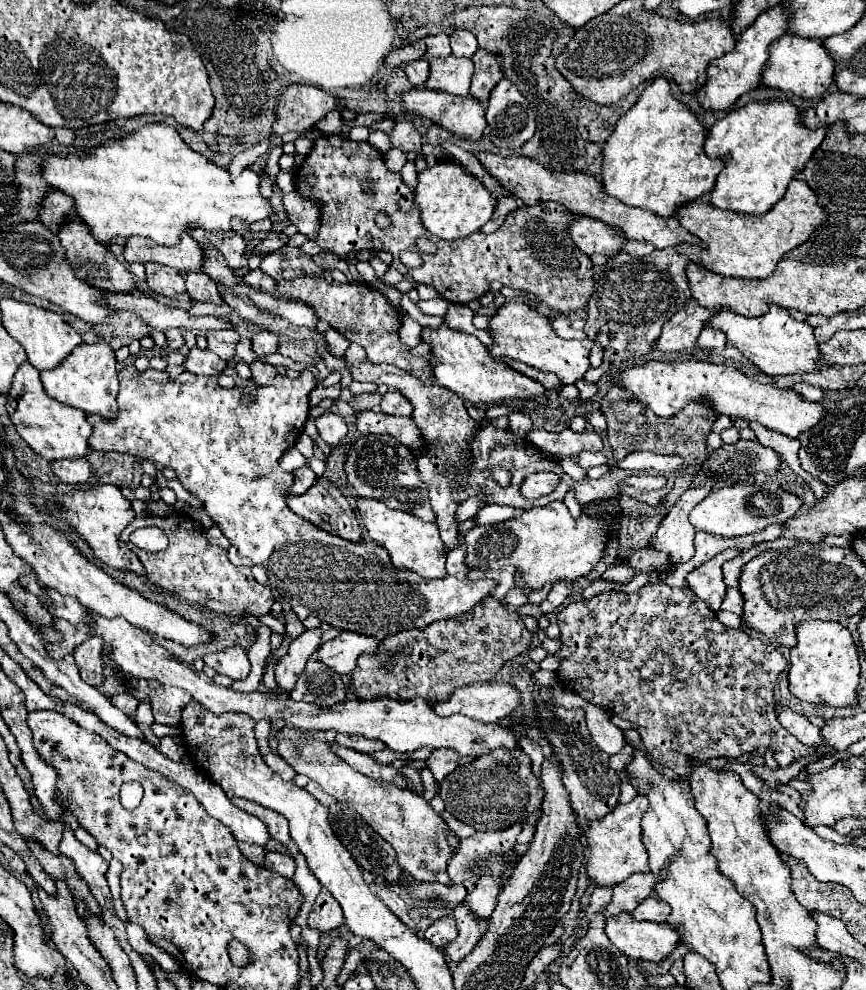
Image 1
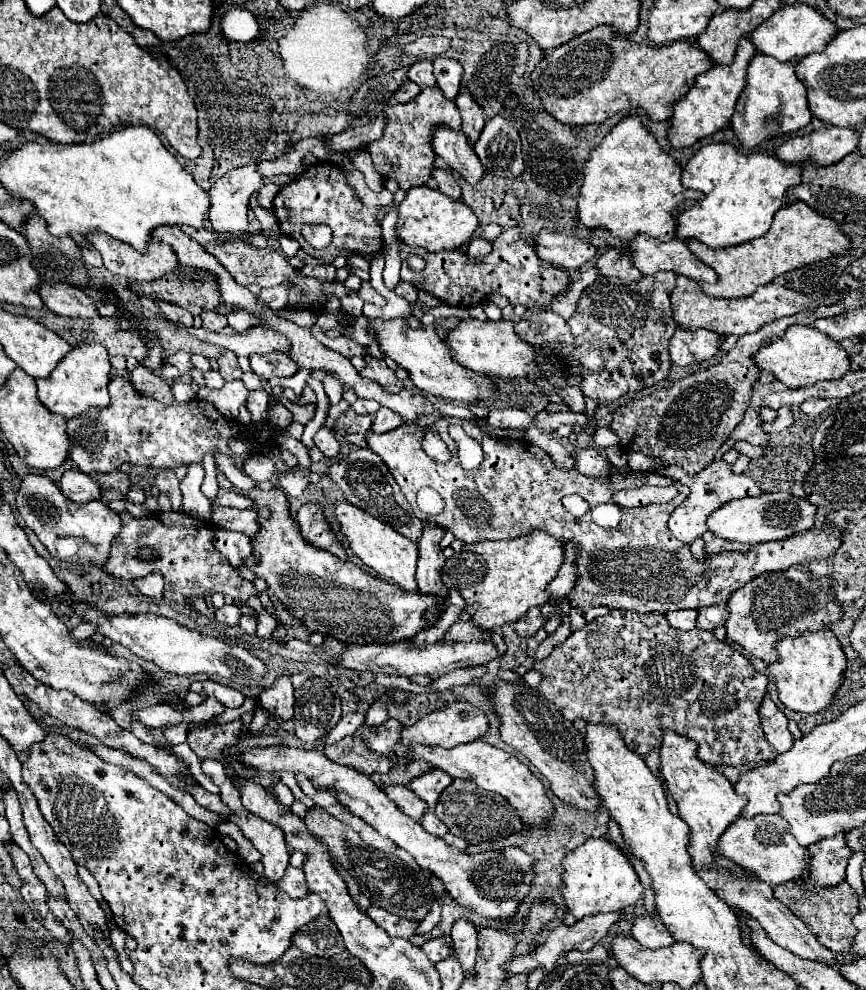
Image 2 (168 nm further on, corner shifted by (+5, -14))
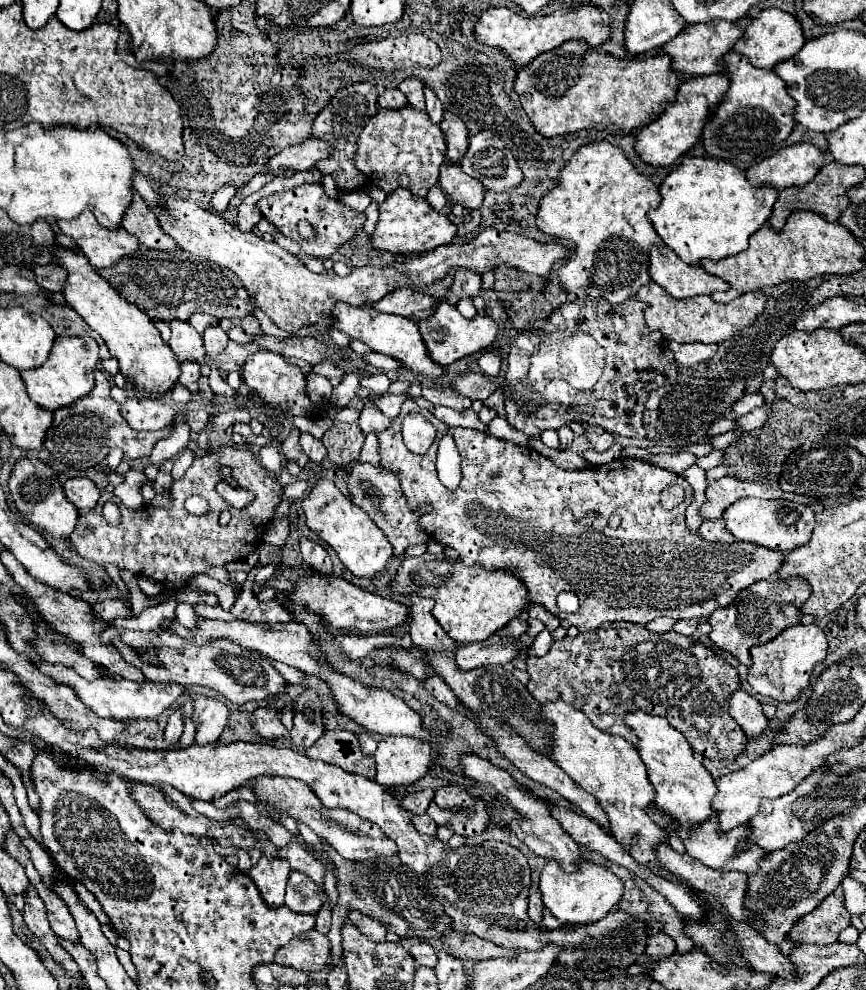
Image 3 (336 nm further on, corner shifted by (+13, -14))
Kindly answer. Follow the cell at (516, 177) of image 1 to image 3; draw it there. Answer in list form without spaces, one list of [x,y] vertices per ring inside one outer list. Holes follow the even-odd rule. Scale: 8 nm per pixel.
[[[669,247],[651,249],[649,275],[655,283],[667,289],[675,299],[687,299],[695,295],[711,295],[715,291],[727,291],[729,283],[707,273],[703,267],[687,265]]]

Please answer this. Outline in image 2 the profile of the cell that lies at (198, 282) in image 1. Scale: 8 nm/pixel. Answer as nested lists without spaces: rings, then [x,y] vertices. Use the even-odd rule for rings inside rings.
[[[203,311],[201,319],[203,319],[203,327],[207,331],[221,331],[227,325],[227,317],[217,311]]]

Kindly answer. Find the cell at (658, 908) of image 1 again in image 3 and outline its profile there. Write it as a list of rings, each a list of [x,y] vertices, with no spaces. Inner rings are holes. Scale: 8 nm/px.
[[[659,933],[659,935],[651,935],[649,937],[649,945],[647,945],[647,955],[649,957],[667,957],[675,951],[675,941],[665,935],[665,933]]]

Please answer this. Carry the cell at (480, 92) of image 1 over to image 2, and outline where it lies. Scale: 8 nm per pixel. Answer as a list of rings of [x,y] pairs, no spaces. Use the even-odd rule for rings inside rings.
[[[461,87],[459,95],[455,97],[455,103],[457,103],[461,119],[463,119],[463,133],[469,137],[469,143],[475,143],[485,125],[485,115],[483,115],[481,107],[477,107],[473,95],[469,95],[469,91],[465,91],[465,87]]]

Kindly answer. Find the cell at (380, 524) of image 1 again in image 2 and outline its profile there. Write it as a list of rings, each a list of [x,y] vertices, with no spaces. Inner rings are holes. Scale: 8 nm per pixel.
[[[347,501],[337,503],[335,507],[337,521],[341,523],[341,531],[349,541],[353,553],[371,569],[375,569],[383,579],[399,585],[405,591],[417,591],[415,583],[415,565],[417,565],[417,543],[409,541],[387,523],[375,519],[373,515],[349,505]]]

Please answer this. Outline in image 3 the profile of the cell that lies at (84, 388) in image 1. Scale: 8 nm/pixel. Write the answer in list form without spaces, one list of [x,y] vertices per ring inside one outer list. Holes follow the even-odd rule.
[[[57,337],[47,361],[33,371],[21,373],[21,377],[27,385],[29,397],[39,407],[49,409],[49,411],[55,411],[63,405],[69,405],[69,403],[85,397],[95,387],[93,369],[99,361],[97,353],[99,353],[99,347],[91,337]]]

